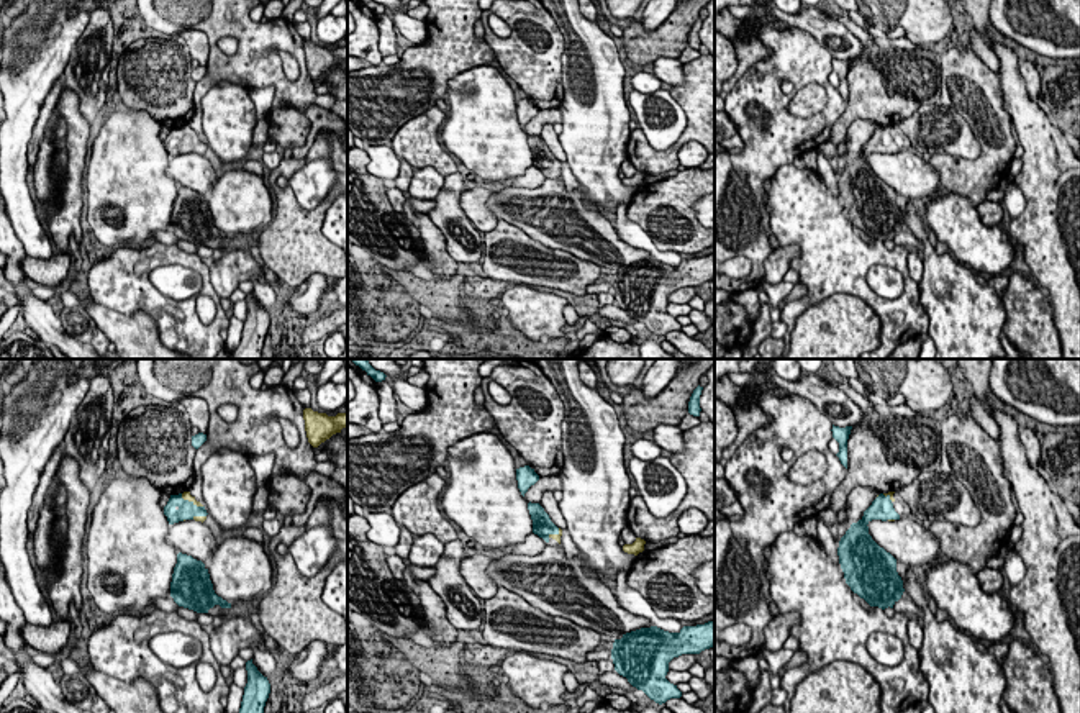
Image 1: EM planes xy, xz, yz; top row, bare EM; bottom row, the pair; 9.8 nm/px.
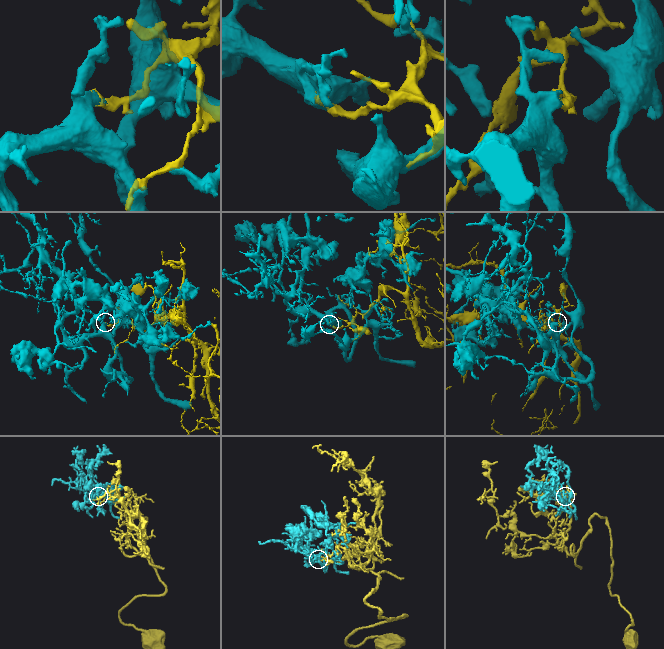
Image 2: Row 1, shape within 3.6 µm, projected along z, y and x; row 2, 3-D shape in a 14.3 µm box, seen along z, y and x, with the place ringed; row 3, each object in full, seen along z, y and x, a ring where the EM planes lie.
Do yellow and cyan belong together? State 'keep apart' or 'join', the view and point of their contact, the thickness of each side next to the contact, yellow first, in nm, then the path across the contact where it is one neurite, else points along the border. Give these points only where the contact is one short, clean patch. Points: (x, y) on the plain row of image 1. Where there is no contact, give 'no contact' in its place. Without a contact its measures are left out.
keep apart | xy (190, 133) | 90/180 nm

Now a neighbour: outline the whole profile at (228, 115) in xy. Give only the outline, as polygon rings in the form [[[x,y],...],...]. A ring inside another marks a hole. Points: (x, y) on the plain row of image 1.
[[[218,82],[202,97],[200,108],[202,138],[223,166],[247,159],[257,123],[249,89]]]

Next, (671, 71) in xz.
[[[657,57],[652,62],[652,70],[662,82],[677,87],[685,84],[683,64],[674,57]]]

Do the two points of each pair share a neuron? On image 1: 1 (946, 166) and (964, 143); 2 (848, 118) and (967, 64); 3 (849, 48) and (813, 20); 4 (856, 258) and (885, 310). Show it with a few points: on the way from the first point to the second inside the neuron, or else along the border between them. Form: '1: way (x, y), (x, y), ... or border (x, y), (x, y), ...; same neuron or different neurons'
1: border (962, 118), (980, 148), (980, 154), (975, 159); different neurons
2: border (938, 58), (939, 102); different neurons
3: way (841, 43), (821, 25); same neuron
4: way (856, 271), (856, 282), (872, 299); same neuron

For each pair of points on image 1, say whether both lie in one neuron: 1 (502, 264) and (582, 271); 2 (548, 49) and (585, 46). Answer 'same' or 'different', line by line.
1: same
2: different

